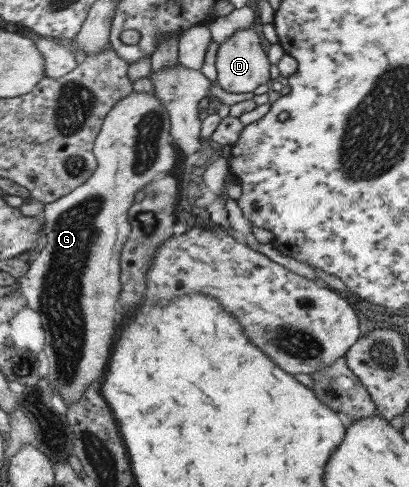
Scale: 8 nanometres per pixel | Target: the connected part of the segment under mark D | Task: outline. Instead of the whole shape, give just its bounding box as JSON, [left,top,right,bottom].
[215,28,269,93]

